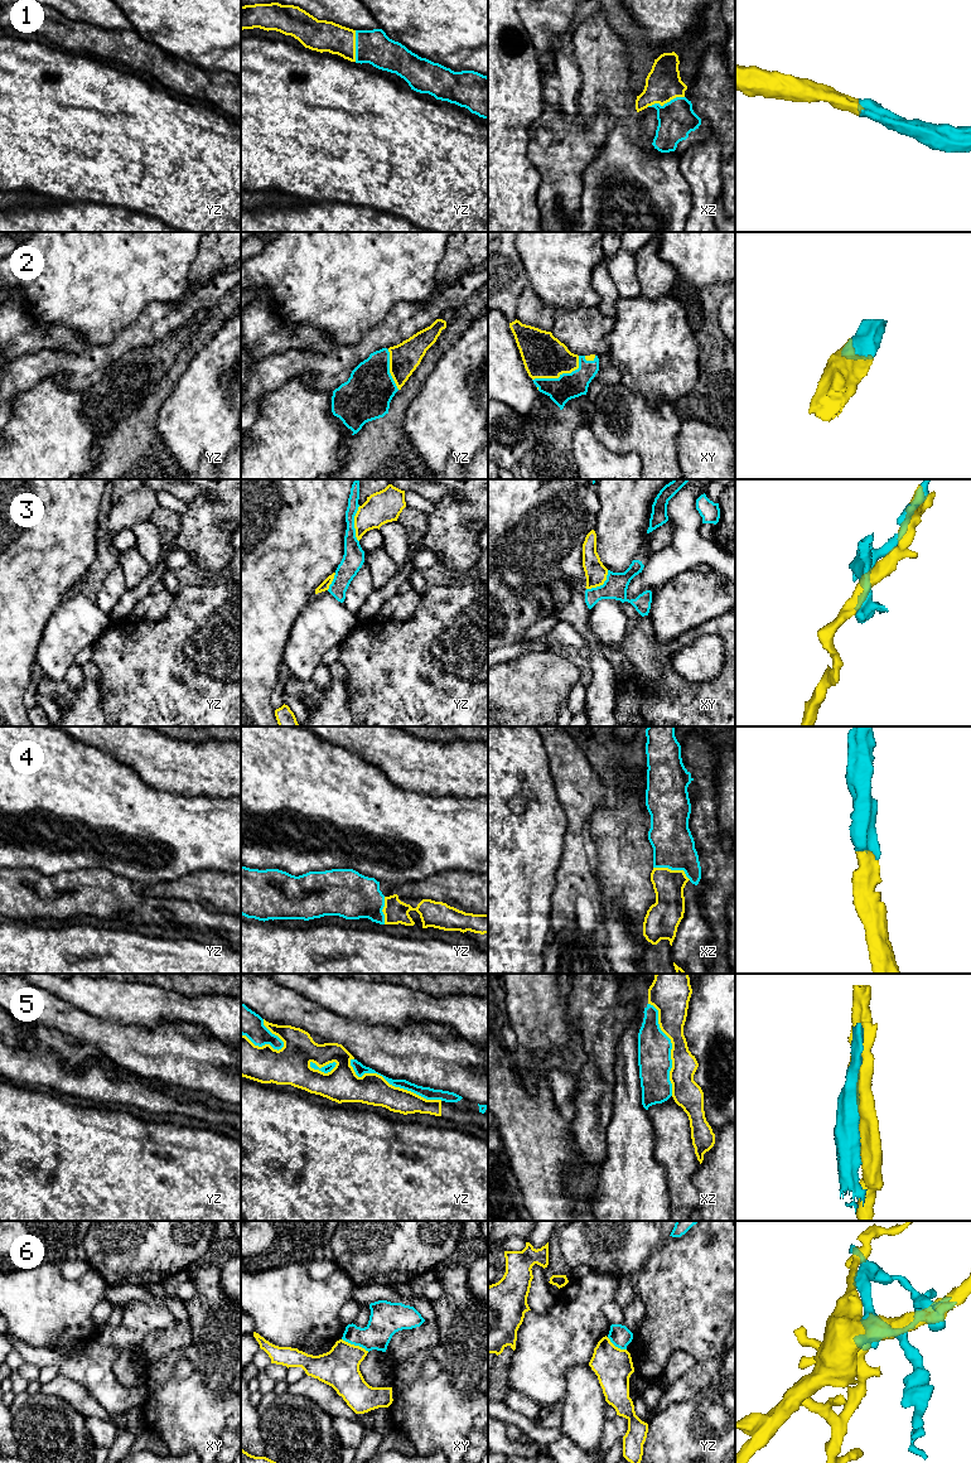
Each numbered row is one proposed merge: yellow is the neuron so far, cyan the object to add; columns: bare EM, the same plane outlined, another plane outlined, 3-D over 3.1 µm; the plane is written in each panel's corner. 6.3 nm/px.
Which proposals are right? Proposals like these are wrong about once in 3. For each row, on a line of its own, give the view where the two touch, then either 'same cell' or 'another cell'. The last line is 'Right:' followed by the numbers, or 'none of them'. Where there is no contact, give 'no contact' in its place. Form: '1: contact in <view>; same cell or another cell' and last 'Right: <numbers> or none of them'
1: contact in xz; same cell
2: contact in xy; same cell
3: contact in yz; another cell
4: contact in xz; same cell
5: contact in yz; another cell
6: contact in xy; another cell
Right: 1, 2, 4

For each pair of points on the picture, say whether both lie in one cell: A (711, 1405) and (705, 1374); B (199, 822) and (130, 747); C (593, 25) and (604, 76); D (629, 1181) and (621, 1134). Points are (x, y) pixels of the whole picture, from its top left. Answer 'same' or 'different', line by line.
A: different
B: different
C: same
D: same

